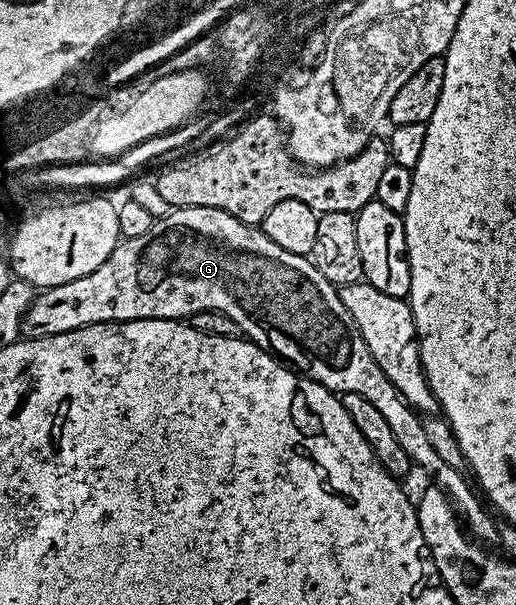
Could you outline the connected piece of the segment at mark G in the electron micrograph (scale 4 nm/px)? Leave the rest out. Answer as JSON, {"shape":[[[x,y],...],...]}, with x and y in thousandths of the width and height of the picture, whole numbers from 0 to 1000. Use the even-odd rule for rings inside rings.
{"shape":[[[349,340],[304,362],[297,377],[279,383],[279,390],[236,393],[209,430],[202,430],[202,436],[194,436],[194,443],[171,456],[83,478],[43,524],[41,557],[83,559],[196,532],[246,532],[281,526],[360,529],[368,521],[397,512],[434,516],[434,522],[450,522],[450,529],[465,536],[469,552],[483,564],[494,565],[506,579],[517,579],[547,603],[657,653],[690,648],[705,655],[705,661],[721,661],[721,668],[729,668],[729,676],[744,686],[744,694],[752,694],[775,740],[791,747],[797,765],[808,775],[812,770],[822,782],[835,783],[841,788],[835,790],[839,802],[870,820],[903,881],[944,906],[963,904],[969,896],[969,869],[957,864],[959,851],[936,833],[928,815],[903,798],[905,785],[895,785],[897,779],[890,772],[862,764],[845,740],[837,740],[822,716],[812,679],[779,660],[779,650],[764,640],[760,628],[752,628],[736,602],[729,602],[721,582],[713,582],[713,569],[705,569],[705,555],[698,555],[674,509],[667,509],[667,496],[659,496],[655,481],[657,474],[620,456],[595,421],[558,417],[558,410],[527,403],[527,397],[519,397],[516,385],[500,374],[483,374],[477,367],[457,364],[457,357],[426,344]]]}

